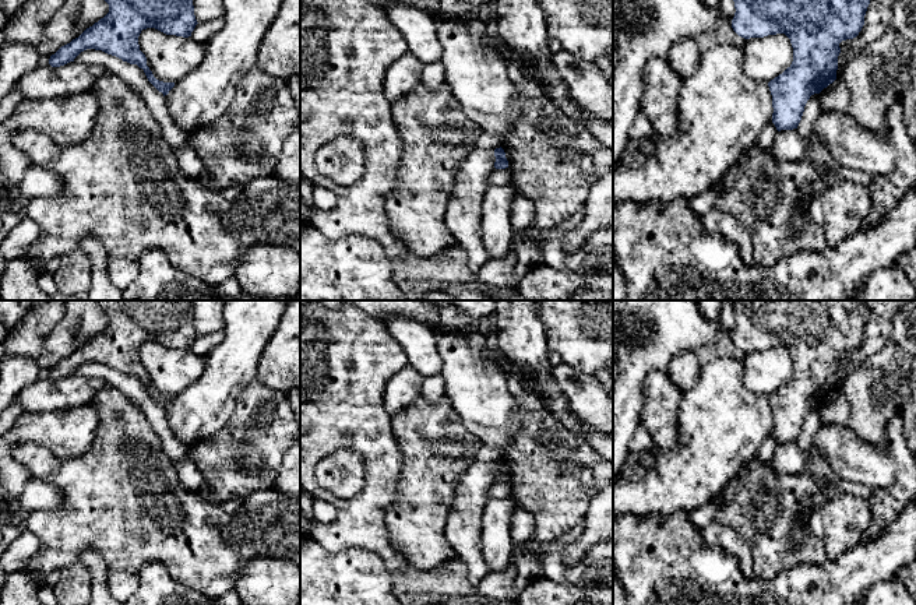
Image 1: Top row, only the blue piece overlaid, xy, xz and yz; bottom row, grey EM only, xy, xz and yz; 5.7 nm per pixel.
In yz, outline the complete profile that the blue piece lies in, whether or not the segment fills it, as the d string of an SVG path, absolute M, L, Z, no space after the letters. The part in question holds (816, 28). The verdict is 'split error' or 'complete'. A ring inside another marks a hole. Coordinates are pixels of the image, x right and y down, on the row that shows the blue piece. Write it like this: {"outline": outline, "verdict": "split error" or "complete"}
{"outline": "M733 0L733 31L744 38L785 34L793 48L792 64L768 82L772 95L772 123L776 130L797 129L811 95L836 80L839 43L853 39L864 25L870 0Z", "verdict": "complete"}

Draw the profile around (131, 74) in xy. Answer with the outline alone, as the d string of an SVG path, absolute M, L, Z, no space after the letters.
M95 49L81 52L74 61L101 64L114 73L145 101L152 116L161 124L165 140L173 150L189 145L189 134L179 129L172 120L163 94L148 81L144 70L137 64L130 64L116 56Z

